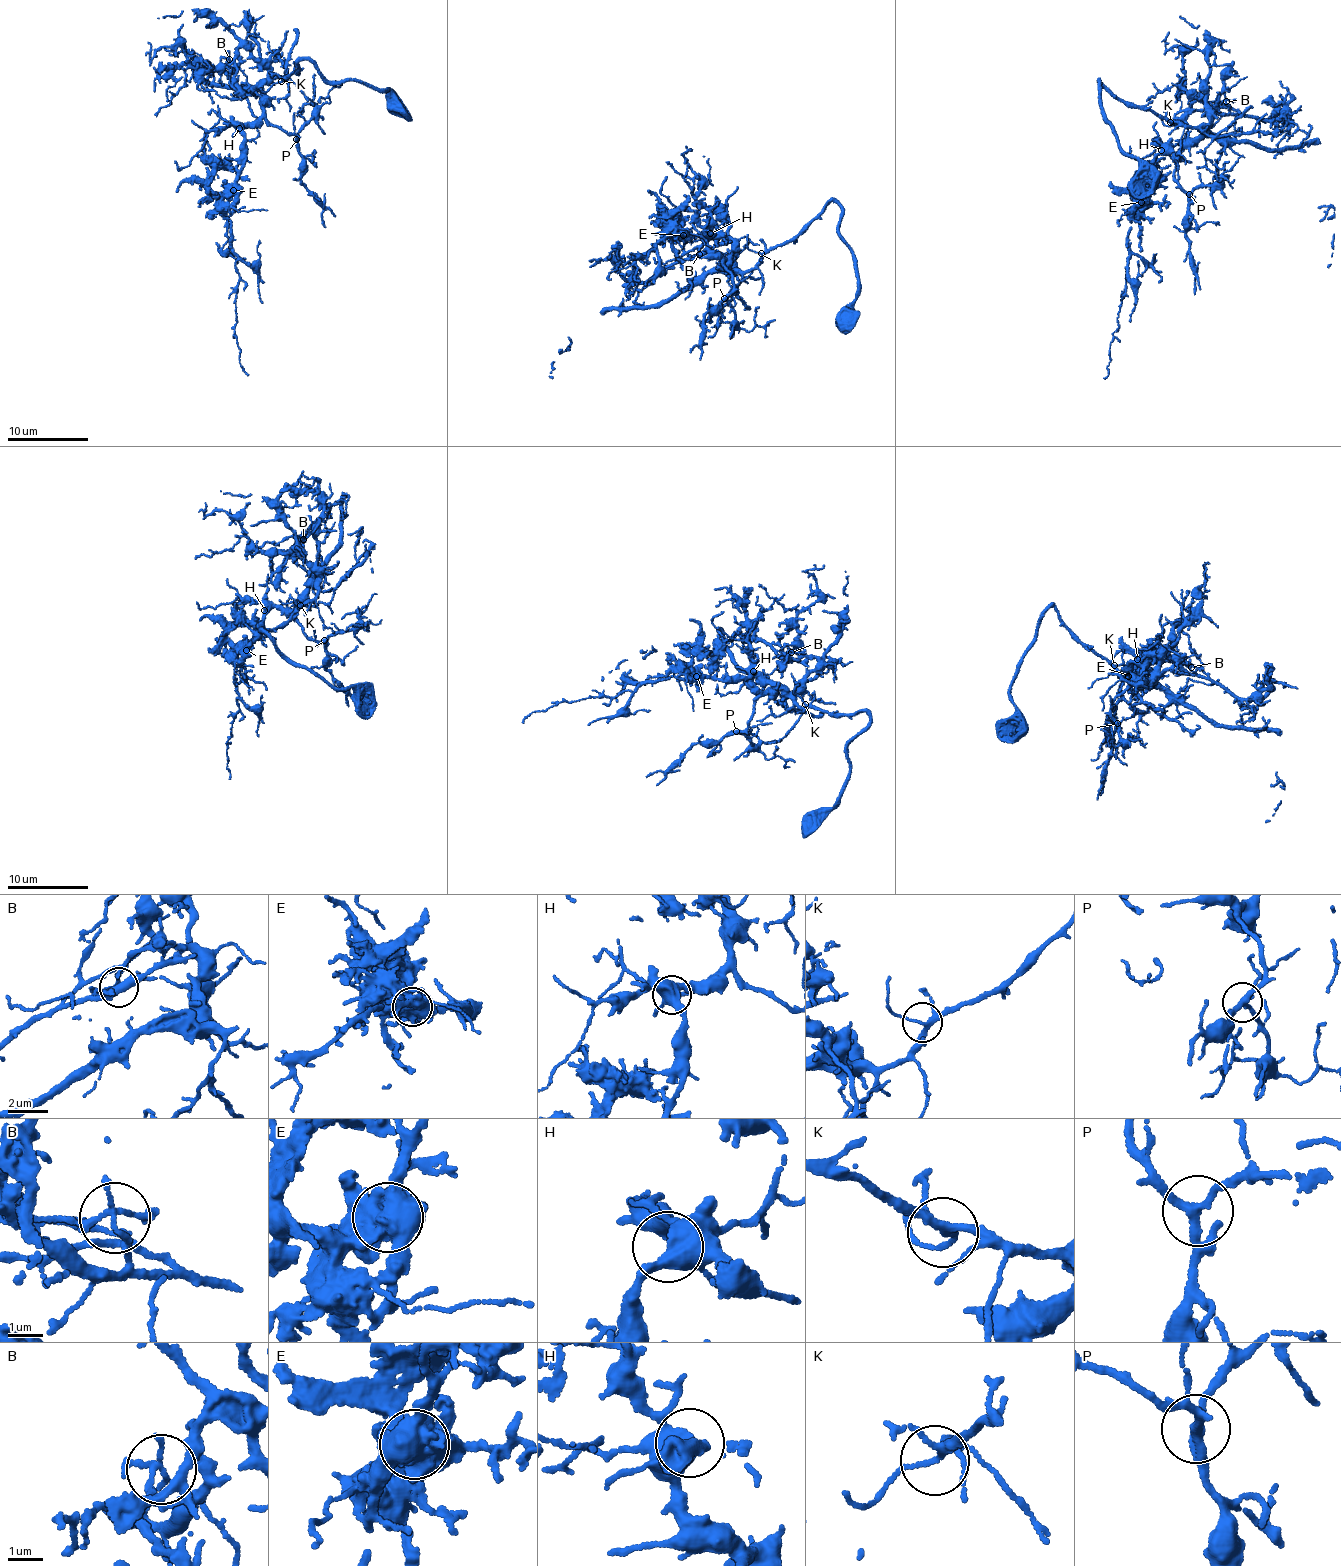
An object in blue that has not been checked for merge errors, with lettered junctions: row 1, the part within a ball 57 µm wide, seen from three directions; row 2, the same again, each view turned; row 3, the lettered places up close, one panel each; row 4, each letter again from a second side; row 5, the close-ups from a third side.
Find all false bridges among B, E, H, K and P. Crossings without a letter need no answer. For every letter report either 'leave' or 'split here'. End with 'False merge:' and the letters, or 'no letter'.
B: split here
E: split here
H: leave
K: leave
P: leave
False merge: B, E

